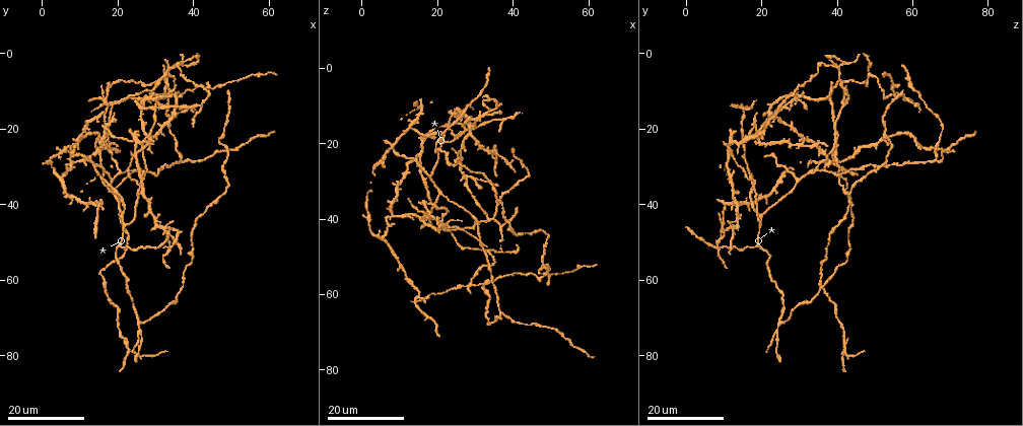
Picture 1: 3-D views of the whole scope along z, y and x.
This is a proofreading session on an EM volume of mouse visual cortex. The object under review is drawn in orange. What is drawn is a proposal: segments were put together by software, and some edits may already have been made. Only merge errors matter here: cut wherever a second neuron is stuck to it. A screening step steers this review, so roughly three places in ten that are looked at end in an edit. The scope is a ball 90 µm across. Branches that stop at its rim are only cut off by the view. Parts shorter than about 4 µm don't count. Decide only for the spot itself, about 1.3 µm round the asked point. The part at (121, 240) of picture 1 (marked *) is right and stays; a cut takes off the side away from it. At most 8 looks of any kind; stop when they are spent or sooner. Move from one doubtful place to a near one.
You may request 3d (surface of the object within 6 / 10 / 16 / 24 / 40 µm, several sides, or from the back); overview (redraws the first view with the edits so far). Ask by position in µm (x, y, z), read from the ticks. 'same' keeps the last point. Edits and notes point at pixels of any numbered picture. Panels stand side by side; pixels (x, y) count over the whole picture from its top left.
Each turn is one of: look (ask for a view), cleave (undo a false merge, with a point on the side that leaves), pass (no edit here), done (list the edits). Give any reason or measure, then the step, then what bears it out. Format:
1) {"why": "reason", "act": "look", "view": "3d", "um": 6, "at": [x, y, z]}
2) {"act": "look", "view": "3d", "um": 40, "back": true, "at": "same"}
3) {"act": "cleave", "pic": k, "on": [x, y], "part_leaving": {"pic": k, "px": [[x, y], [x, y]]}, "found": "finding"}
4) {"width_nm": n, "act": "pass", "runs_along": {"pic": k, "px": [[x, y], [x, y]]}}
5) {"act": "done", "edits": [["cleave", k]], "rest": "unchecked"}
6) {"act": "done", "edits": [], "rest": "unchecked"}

{"why": "thick turns thin", "act": "look", "view": "3d", "um": 24, "at": [15.5, 58.5, 35.5]}

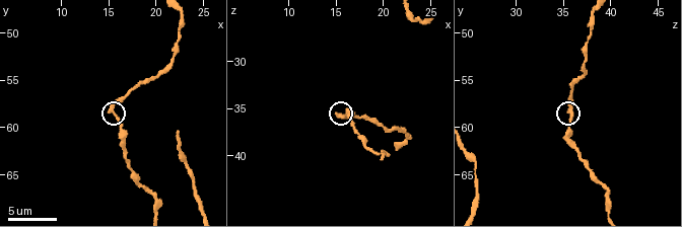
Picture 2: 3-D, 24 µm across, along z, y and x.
{"act": "look", "view": "3d", "um": 6, "at": [15.2, 58.2, 35.8]}

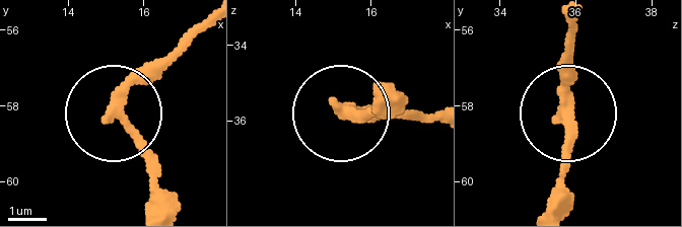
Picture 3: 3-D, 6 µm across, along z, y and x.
{"act": "pass", "runs_along": {"pic": 3, "px": [[202, 22], [134, 81], [118, 109], [140, 158], [179, 204]]}, "found": "continuous, no second neuron"}

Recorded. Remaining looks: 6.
{"why": "arms part here", "act": "look", "view": "3d", "um": 24, "at": [15.0, 27.0, 39.5]}

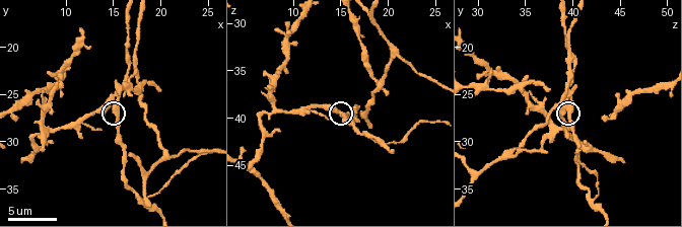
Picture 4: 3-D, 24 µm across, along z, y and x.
{"act": "look", "view": "3d", "um": 10, "at": [14.8, 26.4, 39.2]}

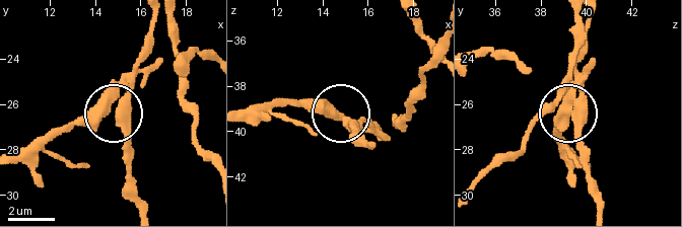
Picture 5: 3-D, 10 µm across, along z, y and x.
{"act": "pass", "runs_along": {"pic": 5, "px": [[152, 19], [152, 49], [129, 95], [61, 128]]}, "found": "one neuron here"}

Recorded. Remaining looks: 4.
{"act": "look", "view": "3d", "um": 10, "at": [18.2, 36.2, 42.2]}

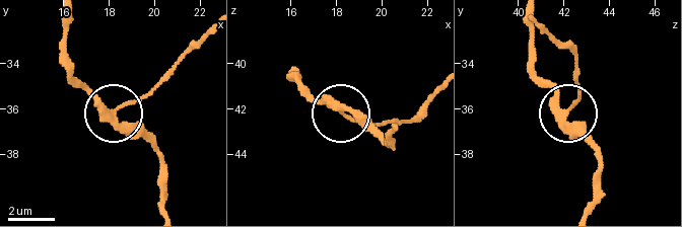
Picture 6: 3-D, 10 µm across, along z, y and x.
{"arms": 3, "act": "cleave", "pic": 6, "on": [143, 94], "found": "two neurons meet here"}

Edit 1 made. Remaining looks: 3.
{"why": "branch point", "act": "look", "view": "3d", "um": 16, "at": [26.0, 74.0, 24.0]}

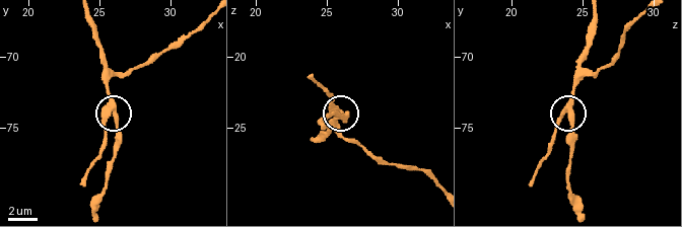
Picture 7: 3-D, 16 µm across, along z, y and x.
{"why": "closer look", "act": "look", "view": "3d", "um": 10, "at": [25.8, 73.8, 23.6]}

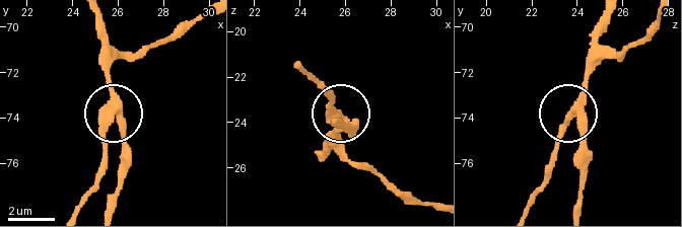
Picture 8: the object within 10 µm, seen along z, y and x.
{"act": "cleave", "pic": 8, "on": [105, 153], "part_leaving": {"pic": 8, "px": [[106, 125], [106, 158], [78, 210]]}, "found": "a second neuron is stuck on"}

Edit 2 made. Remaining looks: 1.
{"act": "done", "edits": [["cleave", 6], ["cleave", 8]], "rest": "unchecked"}

